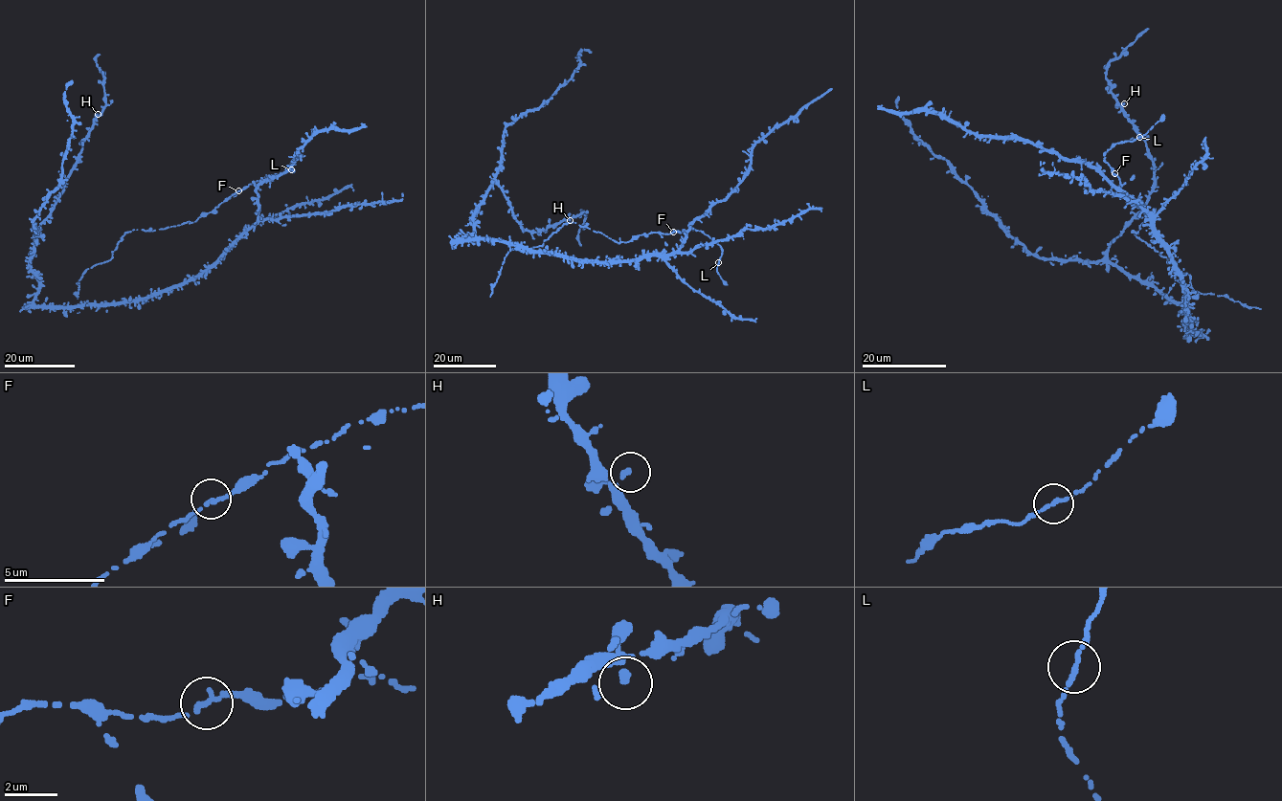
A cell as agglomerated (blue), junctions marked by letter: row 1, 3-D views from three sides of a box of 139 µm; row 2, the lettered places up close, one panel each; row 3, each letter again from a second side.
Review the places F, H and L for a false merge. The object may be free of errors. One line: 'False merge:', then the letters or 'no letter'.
False merge: no letter

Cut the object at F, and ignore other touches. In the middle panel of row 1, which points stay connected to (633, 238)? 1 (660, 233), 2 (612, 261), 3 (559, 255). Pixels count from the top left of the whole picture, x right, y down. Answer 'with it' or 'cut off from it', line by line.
1: with it
2: cut off from it
3: cut off from it

